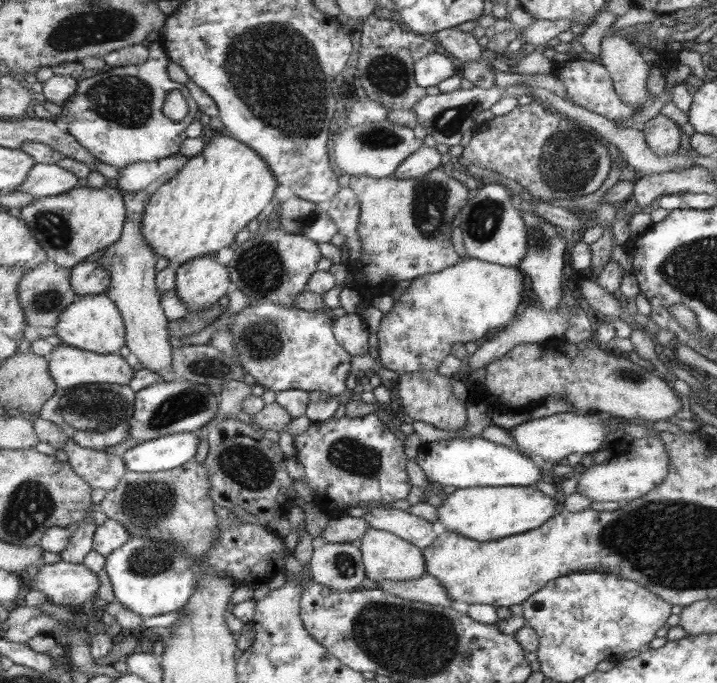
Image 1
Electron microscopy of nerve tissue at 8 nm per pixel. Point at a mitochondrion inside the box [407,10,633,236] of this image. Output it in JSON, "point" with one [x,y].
{"point":[561,168]}

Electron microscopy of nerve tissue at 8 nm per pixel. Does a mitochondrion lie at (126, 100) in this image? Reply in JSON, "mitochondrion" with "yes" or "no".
{"mitochondrion":"yes"}

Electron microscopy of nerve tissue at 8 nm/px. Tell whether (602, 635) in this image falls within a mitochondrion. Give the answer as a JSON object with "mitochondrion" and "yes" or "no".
{"mitochondrion":"no"}

